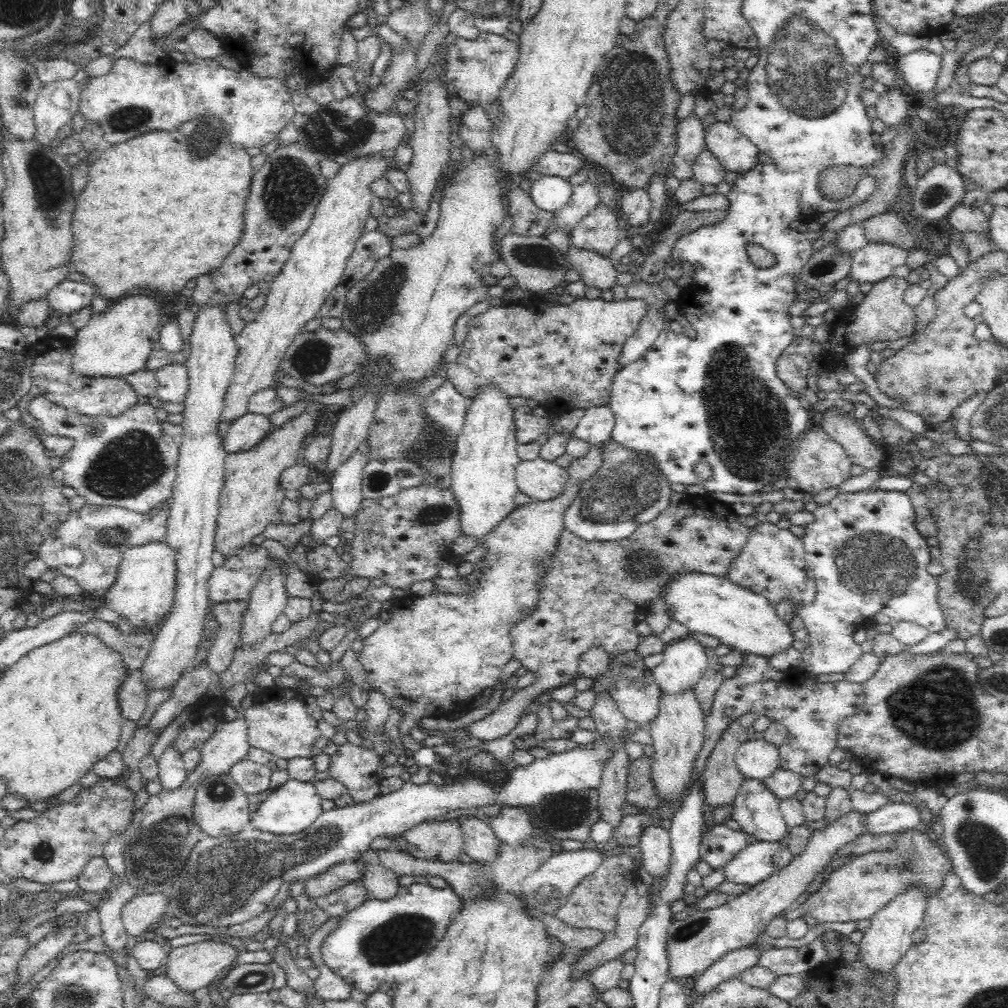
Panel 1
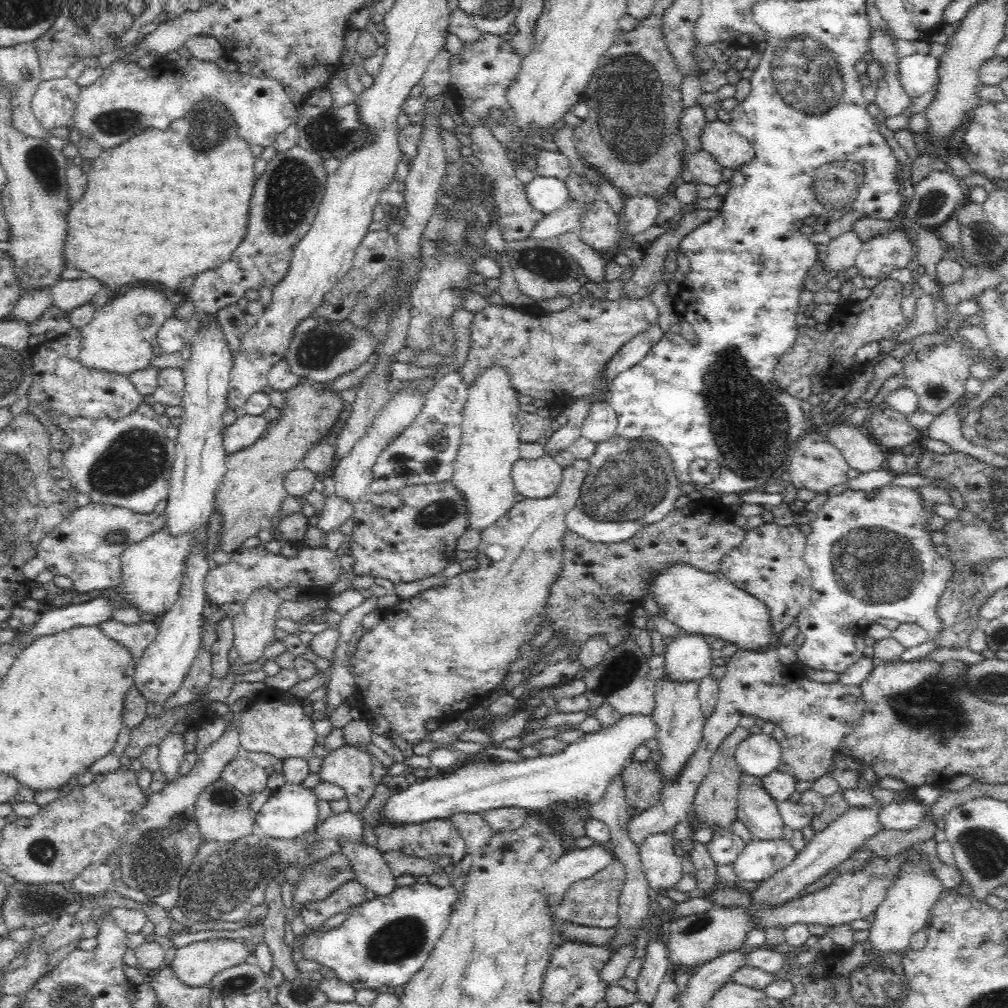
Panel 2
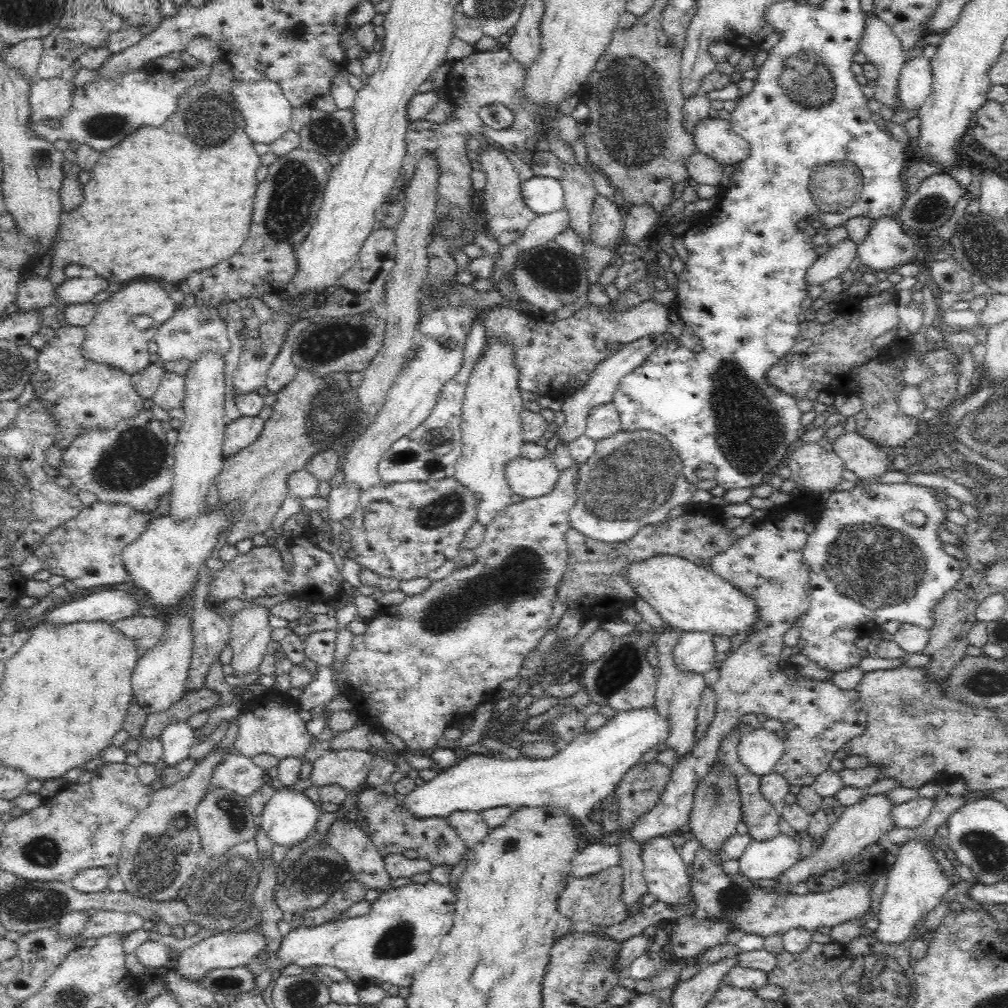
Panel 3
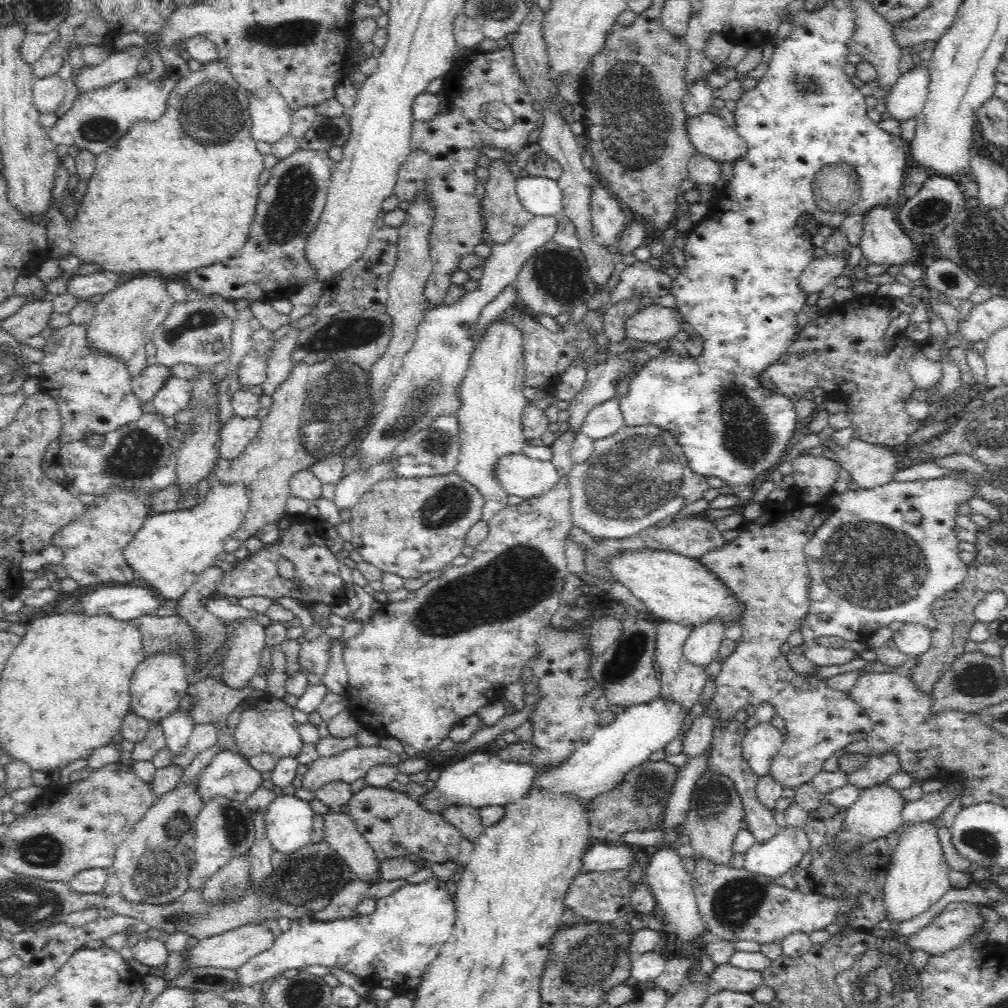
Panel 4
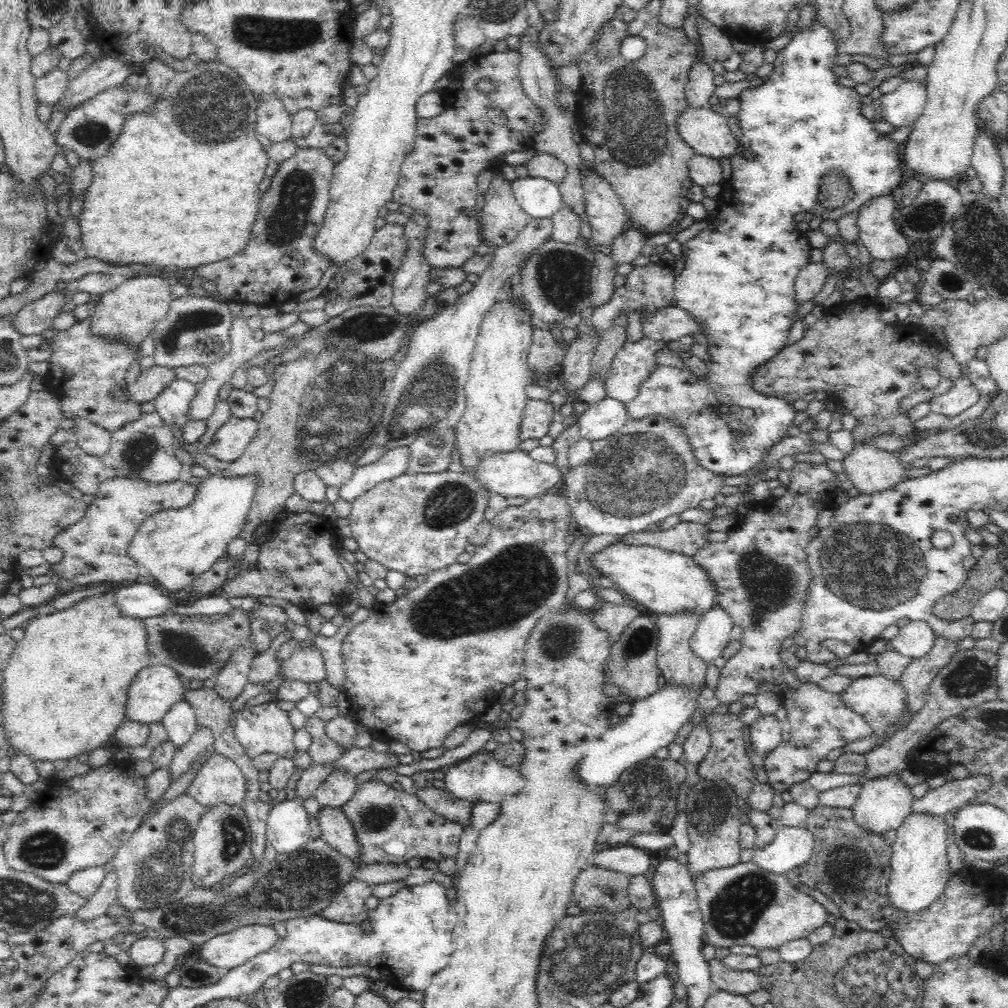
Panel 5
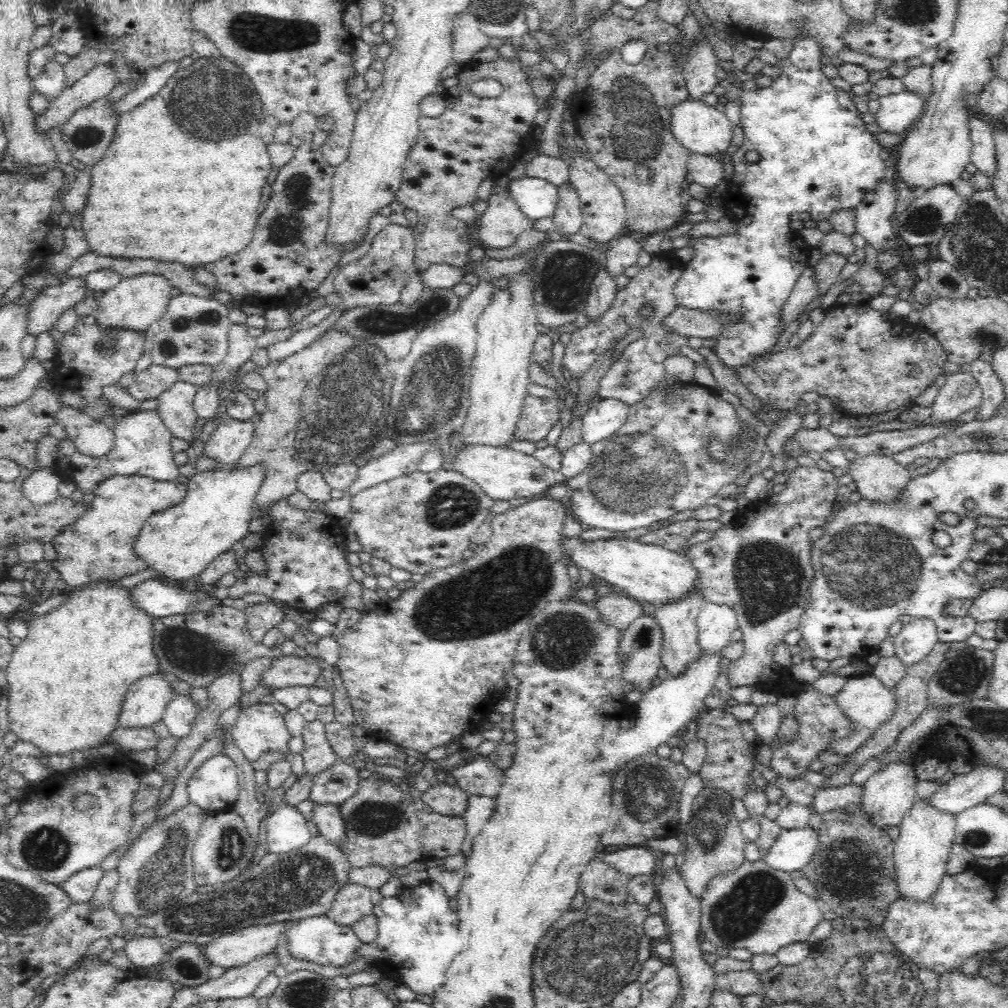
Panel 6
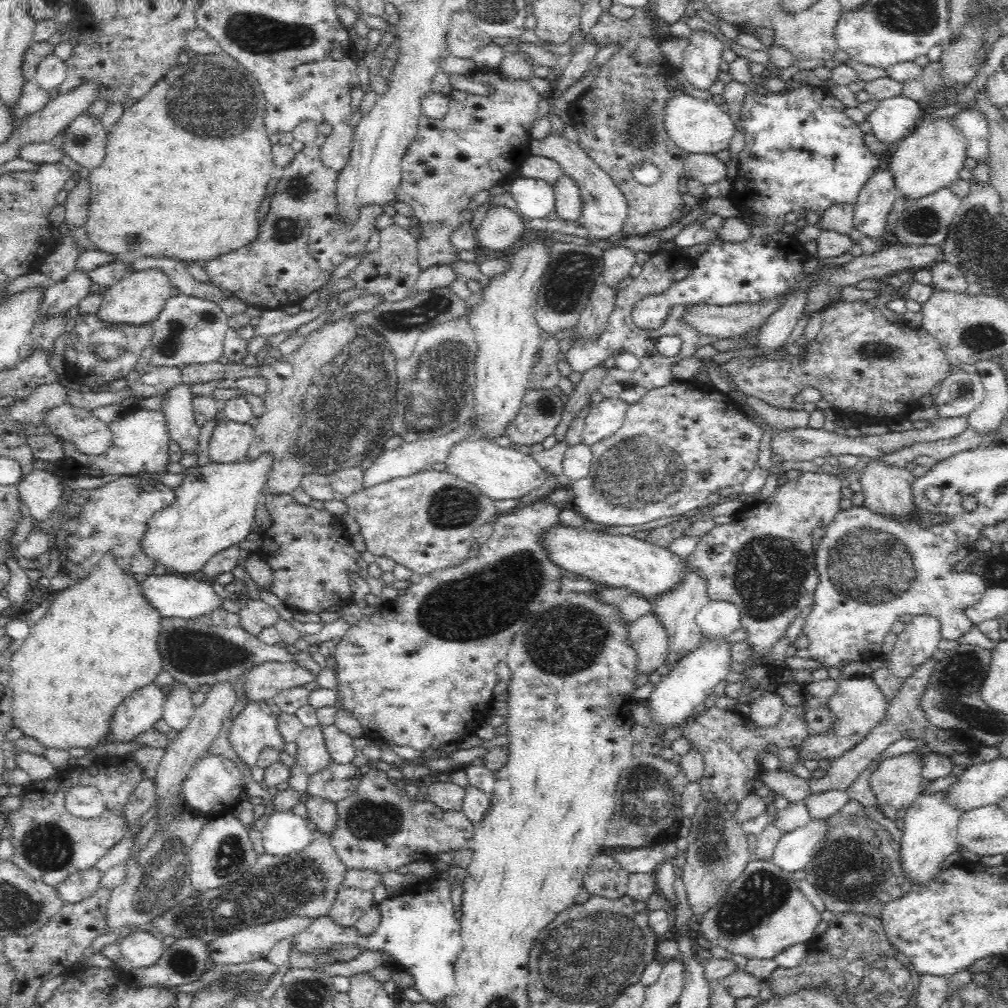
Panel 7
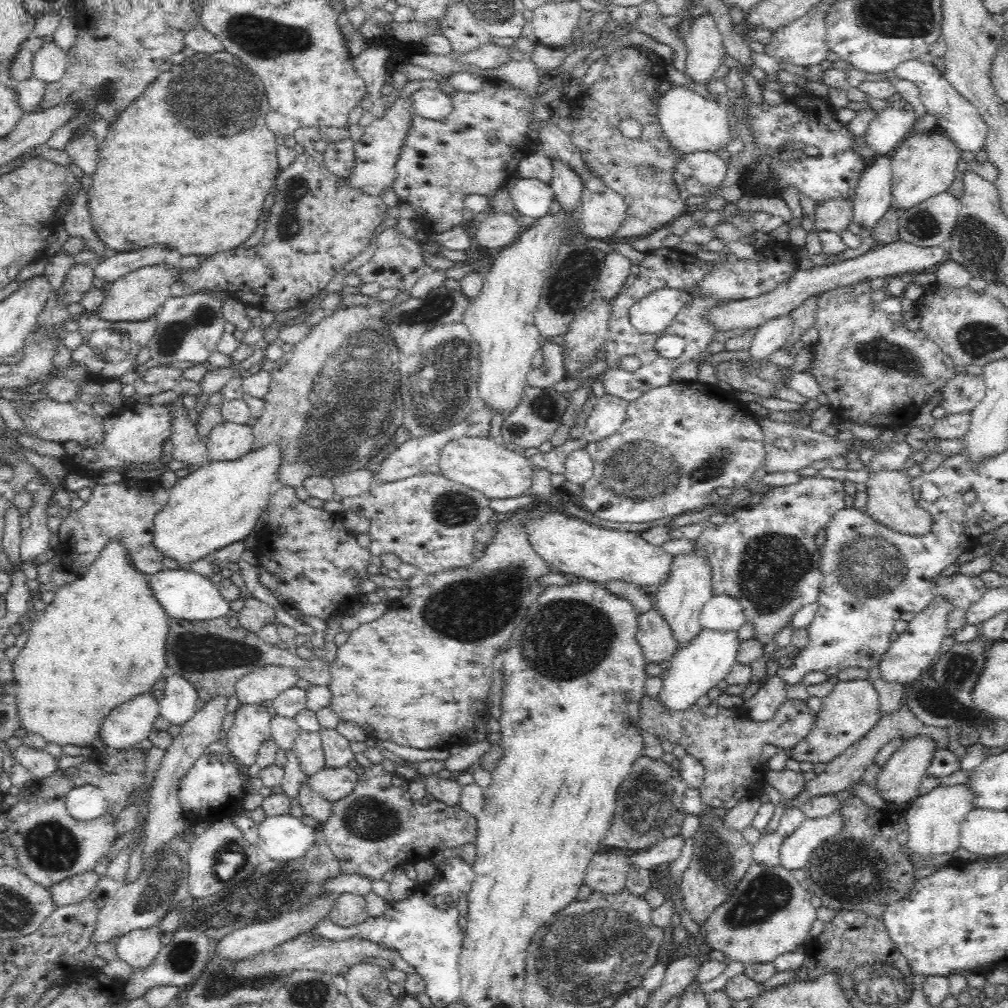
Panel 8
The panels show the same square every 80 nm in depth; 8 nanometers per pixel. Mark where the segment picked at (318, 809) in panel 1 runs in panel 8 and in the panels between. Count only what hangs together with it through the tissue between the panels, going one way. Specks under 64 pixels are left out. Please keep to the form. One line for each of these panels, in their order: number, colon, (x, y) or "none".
2: (292, 811)
3: (289, 818)
4: (289, 821)
5: (287, 829)
6: (287, 830)
7: (283, 833)
8: (283, 838)

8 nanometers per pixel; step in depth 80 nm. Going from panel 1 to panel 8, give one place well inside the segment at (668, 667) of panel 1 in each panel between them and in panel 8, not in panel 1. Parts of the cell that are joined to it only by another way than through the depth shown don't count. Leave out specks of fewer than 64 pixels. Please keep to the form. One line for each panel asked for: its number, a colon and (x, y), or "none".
2: (688, 656)
3: (695, 651)
4: (702, 646)
5: (712, 634)
6: (716, 622)
7: (719, 617)
8: (723, 612)

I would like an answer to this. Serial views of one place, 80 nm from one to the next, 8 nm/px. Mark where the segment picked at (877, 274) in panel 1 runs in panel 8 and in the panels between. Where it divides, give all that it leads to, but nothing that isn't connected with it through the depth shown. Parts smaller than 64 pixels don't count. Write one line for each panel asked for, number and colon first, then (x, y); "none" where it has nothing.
2: (892, 249)
3: (886, 245)
4: (883, 241)
5: (876, 222)
6: (874, 213)
7: (877, 195)
8: (872, 195)

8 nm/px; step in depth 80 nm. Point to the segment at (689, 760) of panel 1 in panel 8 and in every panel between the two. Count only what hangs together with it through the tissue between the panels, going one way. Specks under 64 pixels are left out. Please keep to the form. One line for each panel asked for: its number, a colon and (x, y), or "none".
2: (677, 714)
3: (678, 694)
4: (682, 681)
5: (679, 665)
6: (677, 619)
7: (676, 608)
8: (680, 598)

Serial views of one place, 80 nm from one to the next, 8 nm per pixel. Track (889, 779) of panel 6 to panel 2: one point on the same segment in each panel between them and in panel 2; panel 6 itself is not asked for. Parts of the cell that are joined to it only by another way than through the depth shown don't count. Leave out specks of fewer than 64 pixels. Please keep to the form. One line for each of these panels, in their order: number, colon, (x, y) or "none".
2: (828, 849)
3: (864, 823)
4: (878, 811)
5: (884, 803)

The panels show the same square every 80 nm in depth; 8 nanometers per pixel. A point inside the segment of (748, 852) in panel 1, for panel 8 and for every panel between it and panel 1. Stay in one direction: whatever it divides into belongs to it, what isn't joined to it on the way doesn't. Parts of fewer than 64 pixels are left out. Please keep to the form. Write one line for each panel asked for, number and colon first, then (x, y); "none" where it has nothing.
2: (759, 860)
3: (769, 859)
4: (775, 857)
5: (793, 847)
6: (793, 850)
7: (792, 853)
8: (795, 850)

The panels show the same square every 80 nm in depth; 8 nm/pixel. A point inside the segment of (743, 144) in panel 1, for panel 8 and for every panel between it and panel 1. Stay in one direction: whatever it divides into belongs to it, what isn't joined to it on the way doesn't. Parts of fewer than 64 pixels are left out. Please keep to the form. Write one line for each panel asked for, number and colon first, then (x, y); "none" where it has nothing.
2: (729, 149)
3: (713, 136)
4: (711, 136)
5: (706, 132)
6: (702, 129)
7: (698, 126)
8: (692, 123)

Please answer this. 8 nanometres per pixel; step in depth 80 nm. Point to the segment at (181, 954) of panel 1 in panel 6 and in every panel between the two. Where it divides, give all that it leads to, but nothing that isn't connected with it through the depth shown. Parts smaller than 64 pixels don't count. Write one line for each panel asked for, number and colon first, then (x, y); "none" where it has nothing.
2: (194, 964)
3: (229, 949)
4: (229, 950)
5: (225, 952)
6: (231, 950)

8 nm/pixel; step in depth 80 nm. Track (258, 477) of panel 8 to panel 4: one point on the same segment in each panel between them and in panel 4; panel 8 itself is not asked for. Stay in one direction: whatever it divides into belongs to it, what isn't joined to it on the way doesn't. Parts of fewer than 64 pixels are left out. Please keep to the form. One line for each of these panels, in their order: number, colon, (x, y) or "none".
4: (171, 548)
5: (175, 546)
6: (179, 542)
7: (212, 510)

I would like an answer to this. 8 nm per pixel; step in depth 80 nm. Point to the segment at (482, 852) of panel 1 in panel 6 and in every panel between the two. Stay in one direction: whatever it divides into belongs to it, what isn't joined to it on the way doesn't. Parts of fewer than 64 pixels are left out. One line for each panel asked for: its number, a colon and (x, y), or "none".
2: (473, 829)
3: (470, 826)
4: (466, 818)
5: (451, 807)
6: (447, 800)

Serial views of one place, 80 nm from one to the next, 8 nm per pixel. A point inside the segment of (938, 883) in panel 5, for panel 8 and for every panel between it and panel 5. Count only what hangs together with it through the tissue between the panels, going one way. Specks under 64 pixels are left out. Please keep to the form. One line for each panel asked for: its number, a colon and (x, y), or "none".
6: (927, 837)
7: (930, 824)
8: (934, 820)

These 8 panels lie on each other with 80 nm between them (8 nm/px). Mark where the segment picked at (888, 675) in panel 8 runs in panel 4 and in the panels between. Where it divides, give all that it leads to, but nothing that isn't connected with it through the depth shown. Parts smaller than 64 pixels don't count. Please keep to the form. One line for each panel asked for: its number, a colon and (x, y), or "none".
4: (913, 639)
5: (914, 640)
6: (917, 638)
7: (918, 641)

